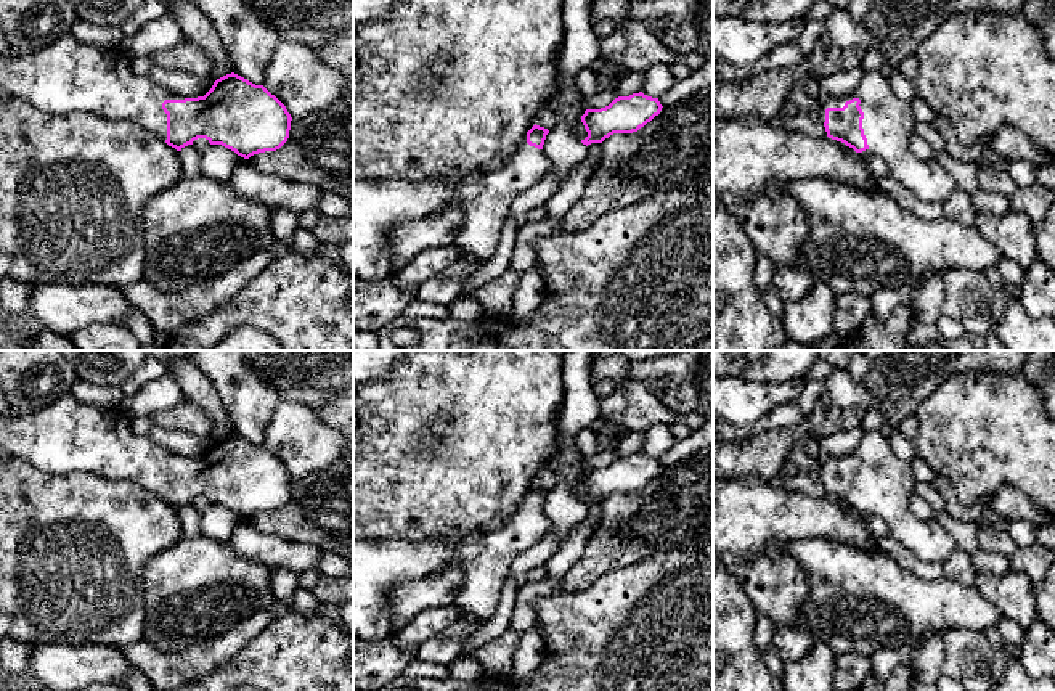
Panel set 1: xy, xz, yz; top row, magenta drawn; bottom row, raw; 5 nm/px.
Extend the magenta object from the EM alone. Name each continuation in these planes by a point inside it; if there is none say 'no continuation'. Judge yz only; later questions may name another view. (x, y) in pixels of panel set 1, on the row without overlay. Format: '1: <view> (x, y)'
1: yz (888, 482)

